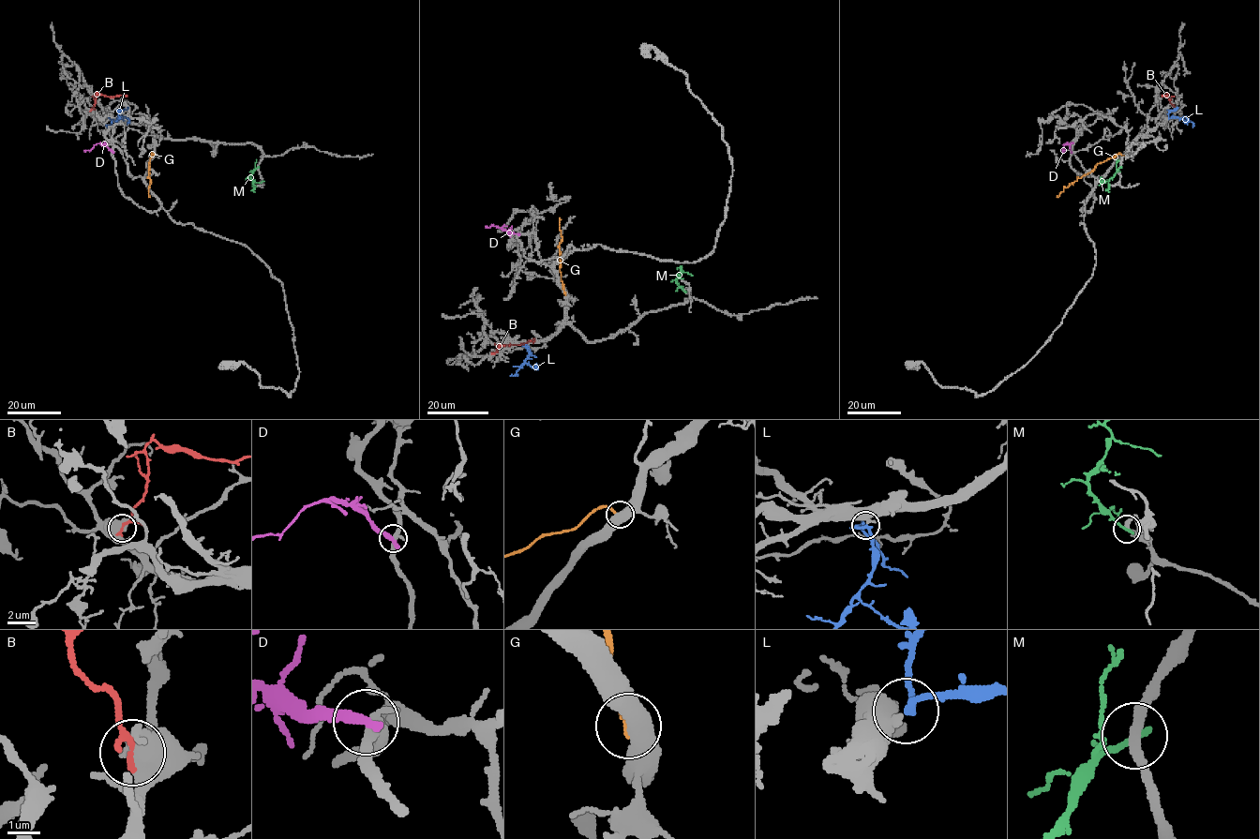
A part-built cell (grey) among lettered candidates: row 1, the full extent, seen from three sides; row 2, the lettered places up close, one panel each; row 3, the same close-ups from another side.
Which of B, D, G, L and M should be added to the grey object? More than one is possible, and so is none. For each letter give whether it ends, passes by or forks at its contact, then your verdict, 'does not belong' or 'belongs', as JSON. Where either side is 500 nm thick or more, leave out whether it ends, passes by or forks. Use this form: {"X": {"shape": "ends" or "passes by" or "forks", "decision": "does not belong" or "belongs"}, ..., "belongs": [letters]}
{"B": {"shape": "passes by", "decision": "does not belong"}, "D": {"shape": "ends", "decision": "does not belong"}, "G": {"decision": "does not belong"}, "L": {"decision": "belongs"}, "M": {"shape": "ends", "decision": "does not belong"}, "belongs": ["L"]}

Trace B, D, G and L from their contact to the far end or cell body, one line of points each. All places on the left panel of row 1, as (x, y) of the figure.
B: (91, 110), (97, 93), (112, 97), (126, 95), (124, 97)
D: (112, 150), (97, 143), (84, 151)
G: (154, 155), (149, 161), (151, 183), (148, 197)
L: (120, 119), (112, 121), (106, 127)

